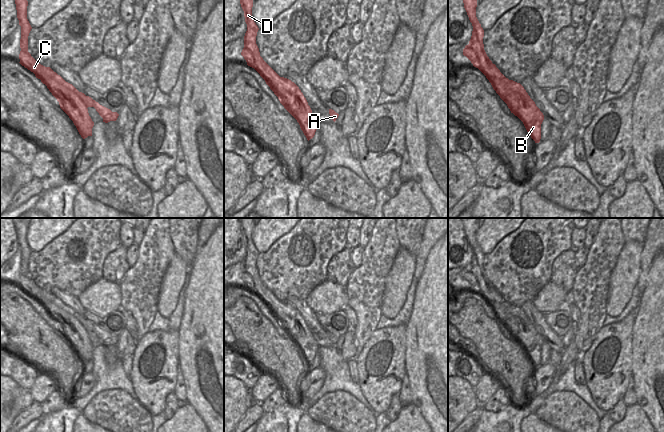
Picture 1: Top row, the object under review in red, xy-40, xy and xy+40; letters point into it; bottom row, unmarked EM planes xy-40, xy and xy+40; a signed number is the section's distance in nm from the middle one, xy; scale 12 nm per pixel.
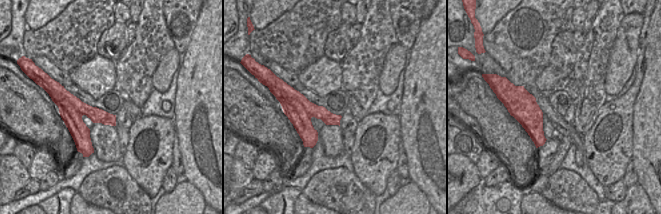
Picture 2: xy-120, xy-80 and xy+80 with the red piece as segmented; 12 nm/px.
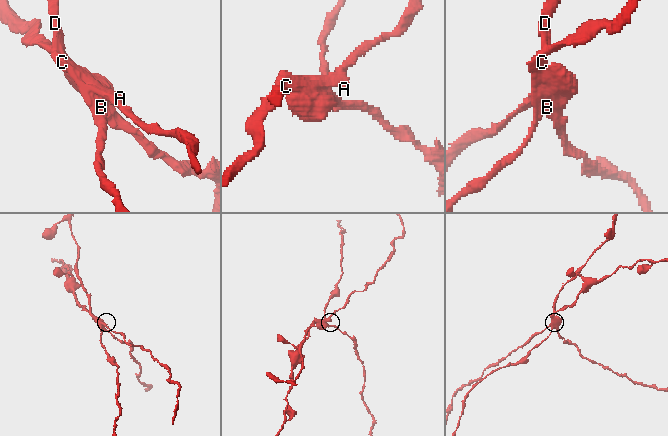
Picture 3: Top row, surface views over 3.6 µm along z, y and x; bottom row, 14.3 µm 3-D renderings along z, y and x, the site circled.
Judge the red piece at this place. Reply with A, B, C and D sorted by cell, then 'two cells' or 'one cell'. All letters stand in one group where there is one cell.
A C D / B; two cells

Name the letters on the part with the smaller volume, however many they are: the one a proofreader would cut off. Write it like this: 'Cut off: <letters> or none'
Cut off: B

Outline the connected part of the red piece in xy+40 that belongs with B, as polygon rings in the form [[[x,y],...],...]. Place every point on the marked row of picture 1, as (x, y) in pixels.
[[[491,77],[487,79],[500,98],[507,104],[511,113],[520,120],[522,118],[526,119],[530,125],[529,129],[537,131],[539,139],[541,139],[541,124],[544,120],[544,115],[530,98],[524,87],[520,92],[512,92],[507,89],[507,83],[510,82],[508,78],[502,77],[498,79]]]

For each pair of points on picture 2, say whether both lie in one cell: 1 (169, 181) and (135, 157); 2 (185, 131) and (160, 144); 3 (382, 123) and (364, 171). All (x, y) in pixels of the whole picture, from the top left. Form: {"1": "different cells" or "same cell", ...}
{"1": "different cells", "2": "different cells", "3": "same cell"}

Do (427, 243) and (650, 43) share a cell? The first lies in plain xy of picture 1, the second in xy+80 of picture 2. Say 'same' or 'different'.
same

